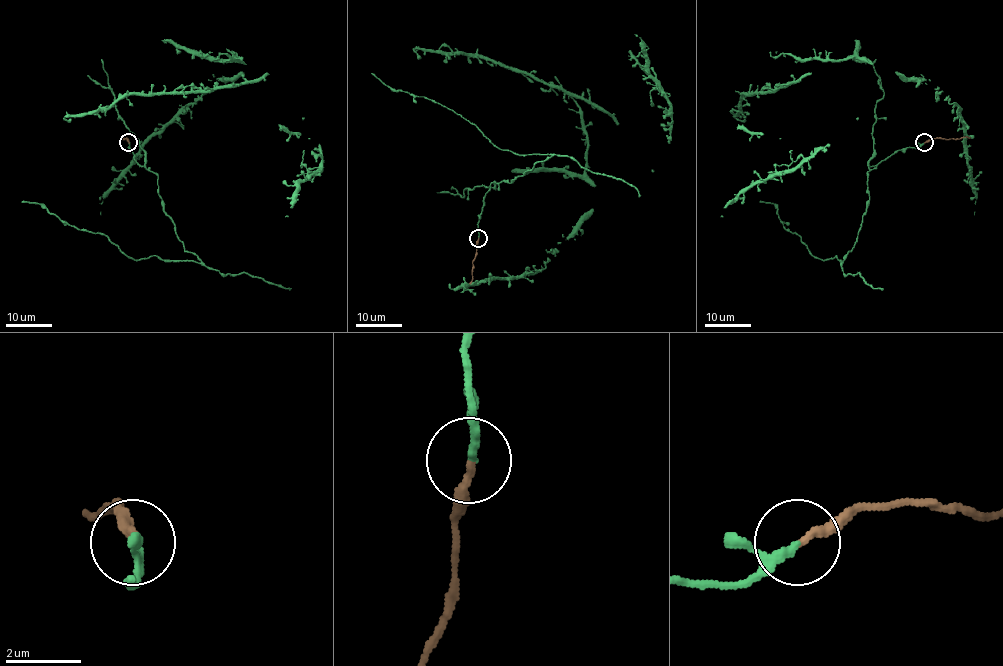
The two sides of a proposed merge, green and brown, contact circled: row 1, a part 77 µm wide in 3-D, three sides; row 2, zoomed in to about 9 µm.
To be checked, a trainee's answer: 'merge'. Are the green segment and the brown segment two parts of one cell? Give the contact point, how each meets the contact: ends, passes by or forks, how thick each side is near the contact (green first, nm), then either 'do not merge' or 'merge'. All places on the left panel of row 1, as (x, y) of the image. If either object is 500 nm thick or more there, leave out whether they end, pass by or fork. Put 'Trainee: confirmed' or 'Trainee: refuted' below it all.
at (128, 142); green passes by; brown ends there; 170 nm thick on the green side, 200 nm on the other; merge
Trainee: confirmed

